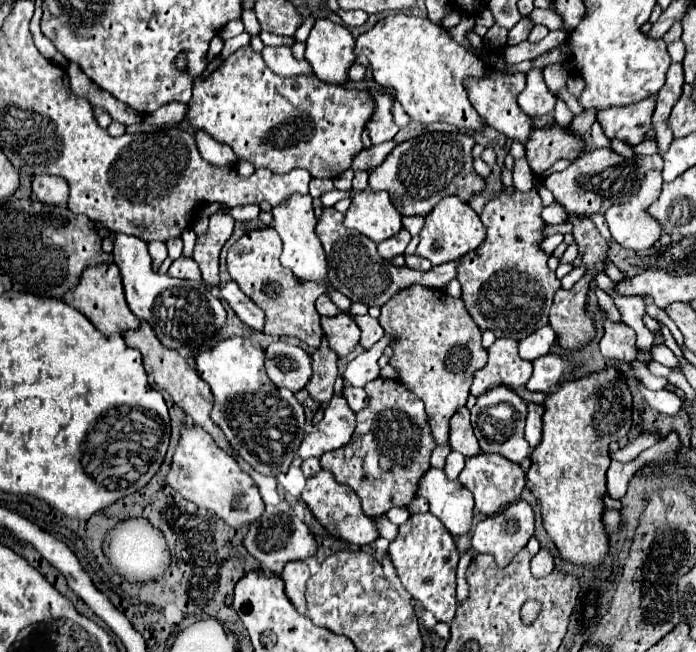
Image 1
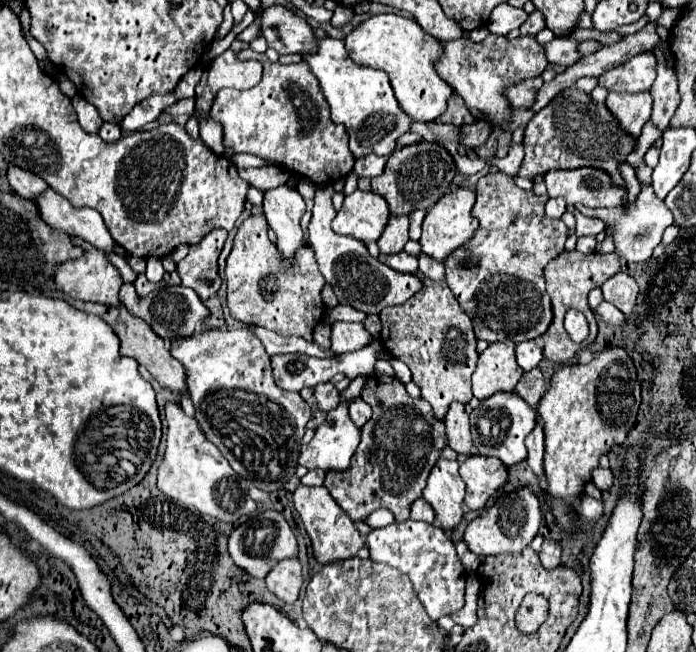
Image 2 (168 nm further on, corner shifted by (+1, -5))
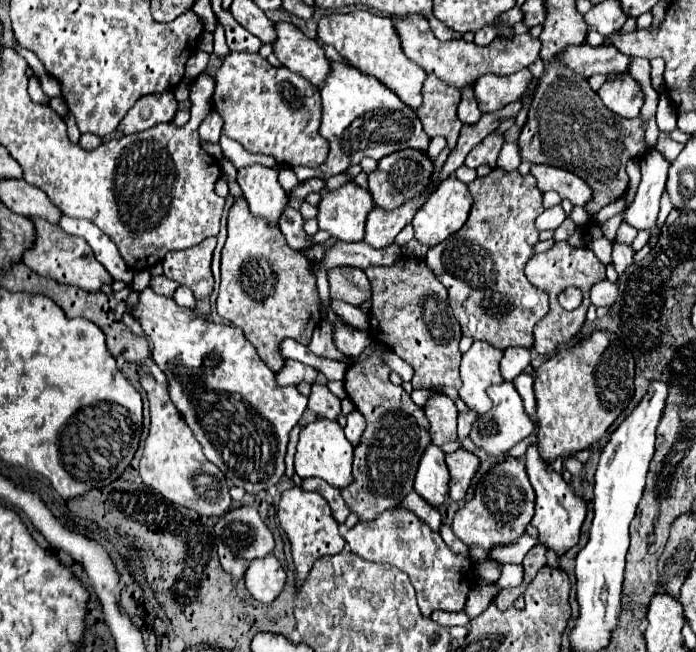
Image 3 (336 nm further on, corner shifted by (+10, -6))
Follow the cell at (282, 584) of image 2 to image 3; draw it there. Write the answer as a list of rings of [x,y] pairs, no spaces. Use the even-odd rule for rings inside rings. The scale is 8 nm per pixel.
[[[273,554],[255,560],[245,572],[245,586],[249,594],[265,604],[271,604],[283,592],[285,582],[287,574]]]

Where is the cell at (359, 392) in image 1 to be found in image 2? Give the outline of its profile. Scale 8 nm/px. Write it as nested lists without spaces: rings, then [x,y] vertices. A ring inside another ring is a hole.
[[[354,399],[354,403],[350,405],[350,417],[358,429],[362,429],[362,425],[370,419],[370,415],[372,415],[372,407],[362,399]]]

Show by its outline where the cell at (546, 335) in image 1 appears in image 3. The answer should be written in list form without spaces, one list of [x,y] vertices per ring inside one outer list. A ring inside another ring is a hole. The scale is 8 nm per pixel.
[[[507,348],[501,360],[501,374],[505,380],[513,380],[519,376],[525,366],[529,364],[529,350],[527,348]]]

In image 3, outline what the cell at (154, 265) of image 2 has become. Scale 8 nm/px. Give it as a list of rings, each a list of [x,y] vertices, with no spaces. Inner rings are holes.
[[[151,286],[141,292],[141,302],[133,308],[133,316],[141,322],[145,334],[153,342],[155,350],[151,358],[167,374],[171,402],[191,428],[193,436],[203,446],[203,454],[207,456],[207,460],[217,464],[229,482],[245,488],[249,494],[257,494],[275,486],[285,474],[283,458],[289,442],[289,432],[307,408],[307,398],[301,396],[295,386],[277,386],[275,372],[265,366],[255,346],[243,336],[237,326],[205,320],[191,308],[177,306],[173,298],[155,294]]]

